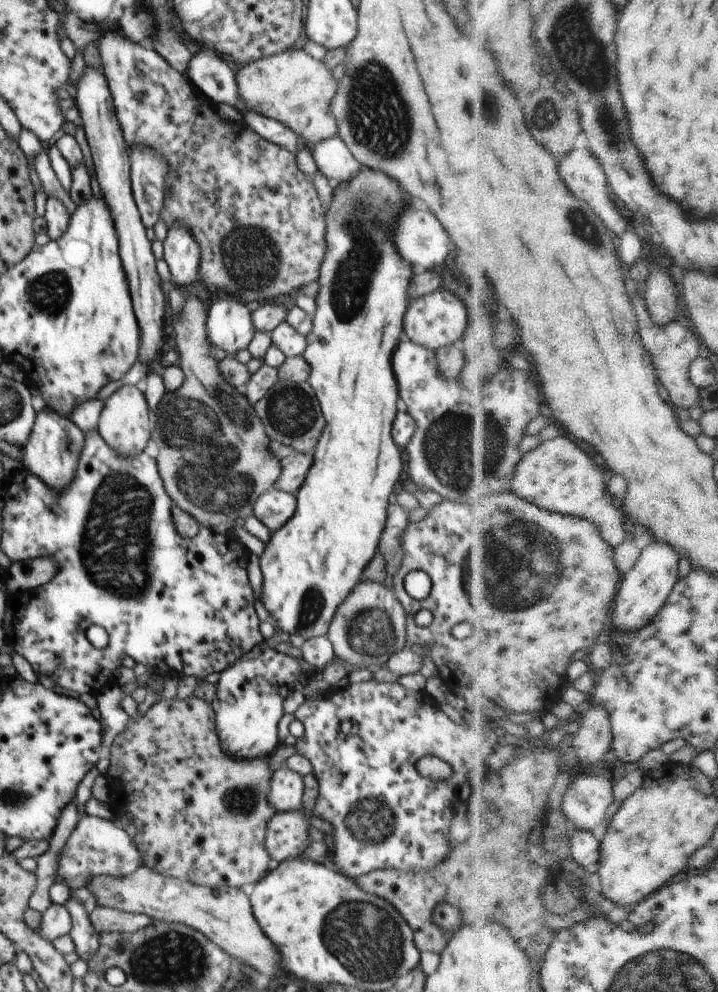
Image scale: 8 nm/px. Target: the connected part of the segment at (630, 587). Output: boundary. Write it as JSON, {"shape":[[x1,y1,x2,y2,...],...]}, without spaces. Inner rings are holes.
{"shape":[[654,542,647,546,640,557,638,566,625,575,624,584,616,598,616,612,613,616,613,629,618,632,638,632,650,626,660,610,668,604,668,598,680,580,680,554,668,542]]}

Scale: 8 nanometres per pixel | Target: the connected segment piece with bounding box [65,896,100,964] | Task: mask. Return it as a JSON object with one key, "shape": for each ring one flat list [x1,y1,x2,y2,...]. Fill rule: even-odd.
{"shape":[[71,896,65,906,72,920,69,935,74,941,76,954,78,954,80,960,84,960,84,962,88,964,90,958,98,952,100,946,99,933,94,926,92,926,92,922,90,922,83,901]]}

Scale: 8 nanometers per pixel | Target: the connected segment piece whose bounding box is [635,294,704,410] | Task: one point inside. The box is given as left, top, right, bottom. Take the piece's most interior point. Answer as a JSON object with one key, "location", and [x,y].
{"location":[675,348]}

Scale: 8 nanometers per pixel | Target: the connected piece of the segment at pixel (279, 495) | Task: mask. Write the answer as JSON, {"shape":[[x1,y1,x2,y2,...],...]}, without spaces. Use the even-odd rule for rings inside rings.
{"shape":[[272,487,255,500,254,515,273,533,286,524,294,508,296,500,292,493]]}

